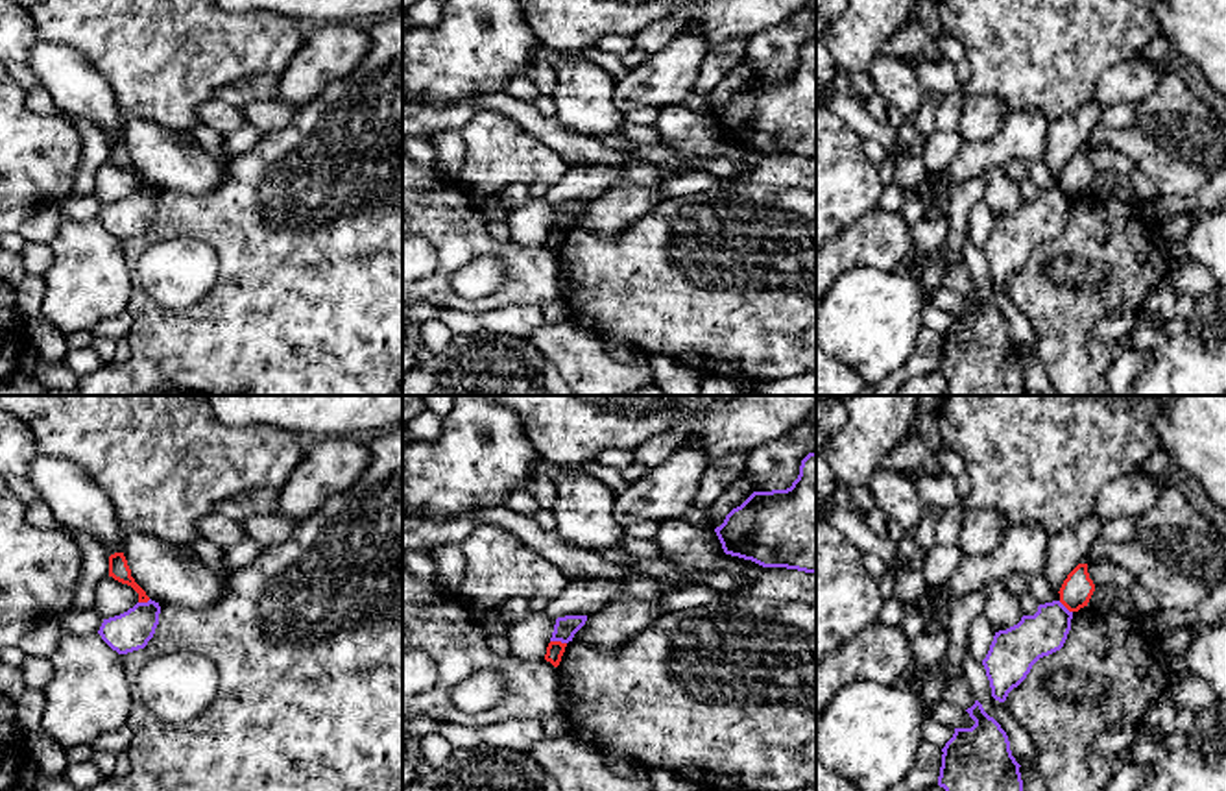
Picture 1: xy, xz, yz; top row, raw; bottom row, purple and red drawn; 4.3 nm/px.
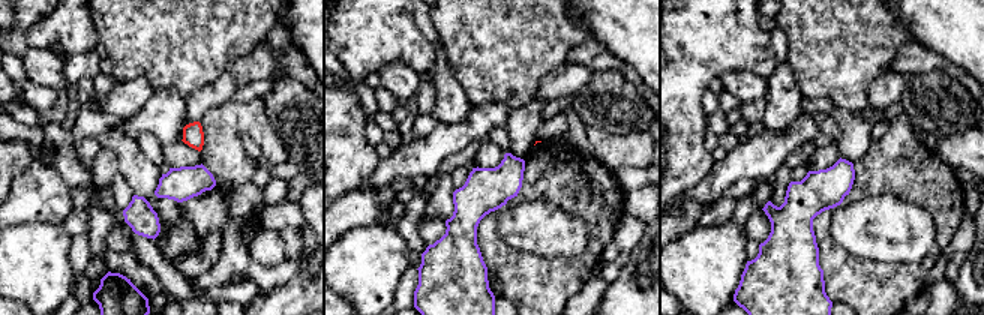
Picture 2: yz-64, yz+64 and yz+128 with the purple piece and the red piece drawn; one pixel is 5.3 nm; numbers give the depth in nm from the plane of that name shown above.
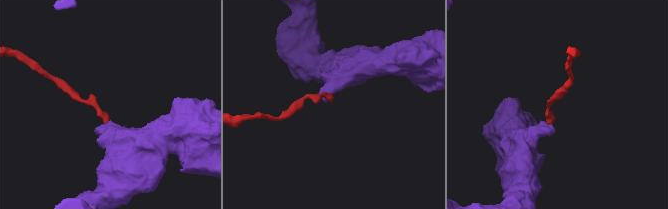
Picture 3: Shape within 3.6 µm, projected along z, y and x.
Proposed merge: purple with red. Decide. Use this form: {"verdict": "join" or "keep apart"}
{"verdict": "keep apart"}

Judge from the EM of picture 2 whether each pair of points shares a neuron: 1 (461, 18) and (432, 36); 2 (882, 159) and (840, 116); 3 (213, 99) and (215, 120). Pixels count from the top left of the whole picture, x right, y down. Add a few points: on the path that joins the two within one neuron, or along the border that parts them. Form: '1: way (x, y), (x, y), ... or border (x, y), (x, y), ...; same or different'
1: border (429, 15), (450, 66); different
2: border (872, 140), (872, 144), (854, 164); different
3: border (228, 99), (213, 105), (200, 122); different

